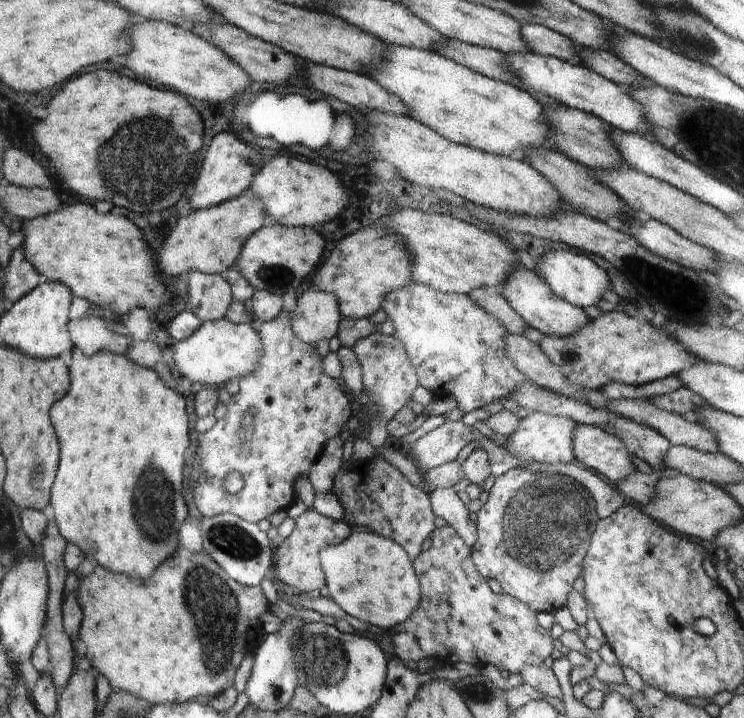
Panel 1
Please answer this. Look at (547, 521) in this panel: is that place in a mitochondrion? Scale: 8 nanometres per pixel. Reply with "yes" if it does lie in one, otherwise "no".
yes

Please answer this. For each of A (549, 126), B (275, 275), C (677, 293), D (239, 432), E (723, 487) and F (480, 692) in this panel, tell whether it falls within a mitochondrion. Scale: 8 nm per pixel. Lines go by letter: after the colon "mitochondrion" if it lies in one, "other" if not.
A: other
B: mitochondrion
C: mitochondrion
D: mitochondrion
E: other
F: mitochondrion

